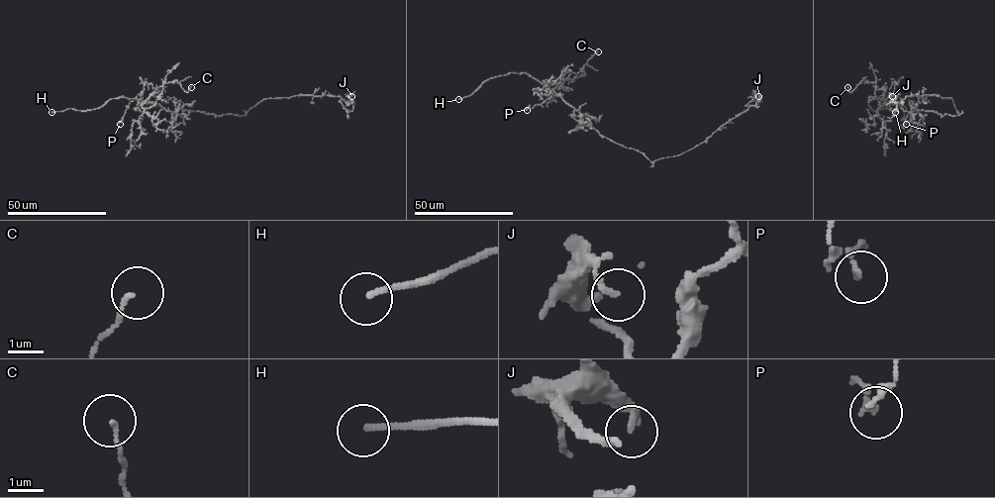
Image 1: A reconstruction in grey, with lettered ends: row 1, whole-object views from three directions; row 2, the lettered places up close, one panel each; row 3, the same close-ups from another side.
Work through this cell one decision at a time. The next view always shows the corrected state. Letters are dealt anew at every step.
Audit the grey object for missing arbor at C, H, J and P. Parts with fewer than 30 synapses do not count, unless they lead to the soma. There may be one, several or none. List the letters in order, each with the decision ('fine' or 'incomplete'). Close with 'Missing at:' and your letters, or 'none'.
C: fine
H: incomplete
J: fine
P: fine
Missing at: H

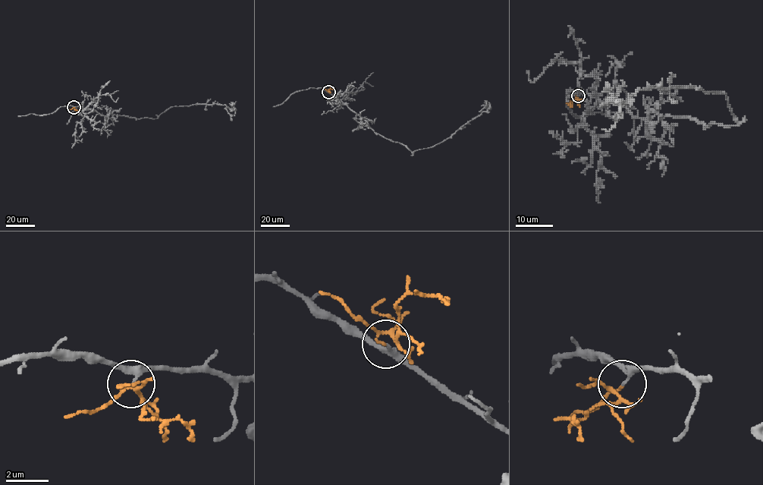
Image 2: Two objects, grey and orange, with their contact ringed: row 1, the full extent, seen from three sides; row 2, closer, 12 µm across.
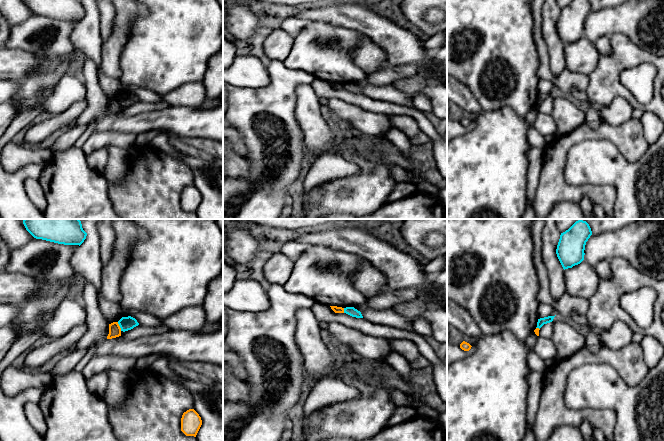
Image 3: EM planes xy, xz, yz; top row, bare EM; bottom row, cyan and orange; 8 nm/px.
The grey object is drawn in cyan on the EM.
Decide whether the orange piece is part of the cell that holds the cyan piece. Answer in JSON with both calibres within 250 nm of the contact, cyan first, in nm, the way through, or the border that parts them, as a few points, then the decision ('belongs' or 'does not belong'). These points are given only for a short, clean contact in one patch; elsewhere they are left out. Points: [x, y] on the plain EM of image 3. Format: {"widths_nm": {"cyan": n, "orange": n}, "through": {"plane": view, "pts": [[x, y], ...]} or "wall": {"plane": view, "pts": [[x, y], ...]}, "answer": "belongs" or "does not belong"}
{"widths_nm": {"cyan": 110, "orange": 100}, "wall": {"plane": "xy", "pts": [[117, 98], [121, 106]]}, "answer": "does not belong"}

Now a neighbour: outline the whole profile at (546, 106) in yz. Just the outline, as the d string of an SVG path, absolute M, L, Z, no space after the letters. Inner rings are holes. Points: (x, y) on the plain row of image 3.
M552 98L544 100L539 106L539 112L543 114L551 114L553 109L553 101Z

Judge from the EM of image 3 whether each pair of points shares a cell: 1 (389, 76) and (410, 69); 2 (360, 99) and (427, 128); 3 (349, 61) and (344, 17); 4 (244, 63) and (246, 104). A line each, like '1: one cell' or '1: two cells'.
1: one cell
2: one cell
3: two cells
4: two cells

